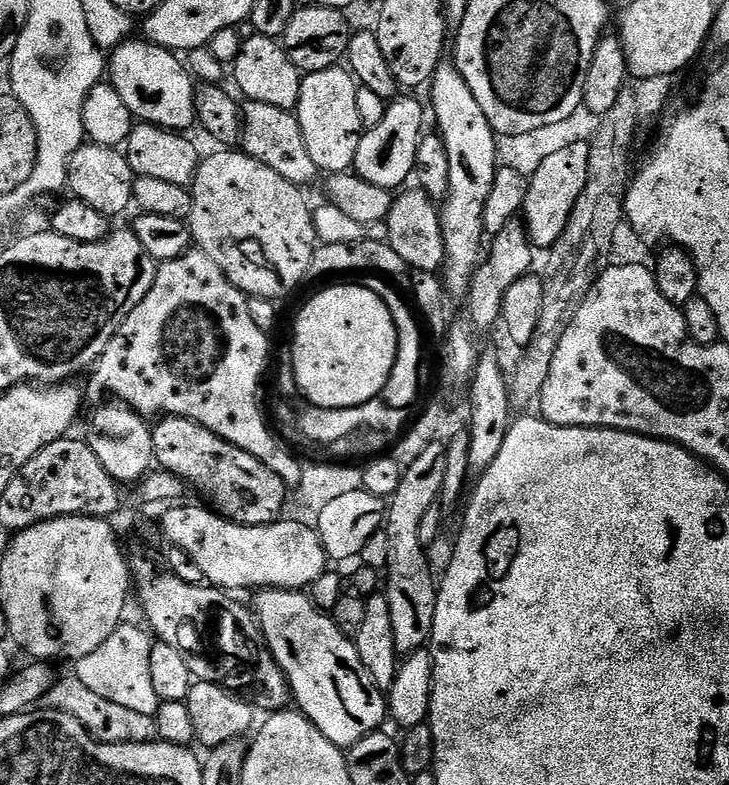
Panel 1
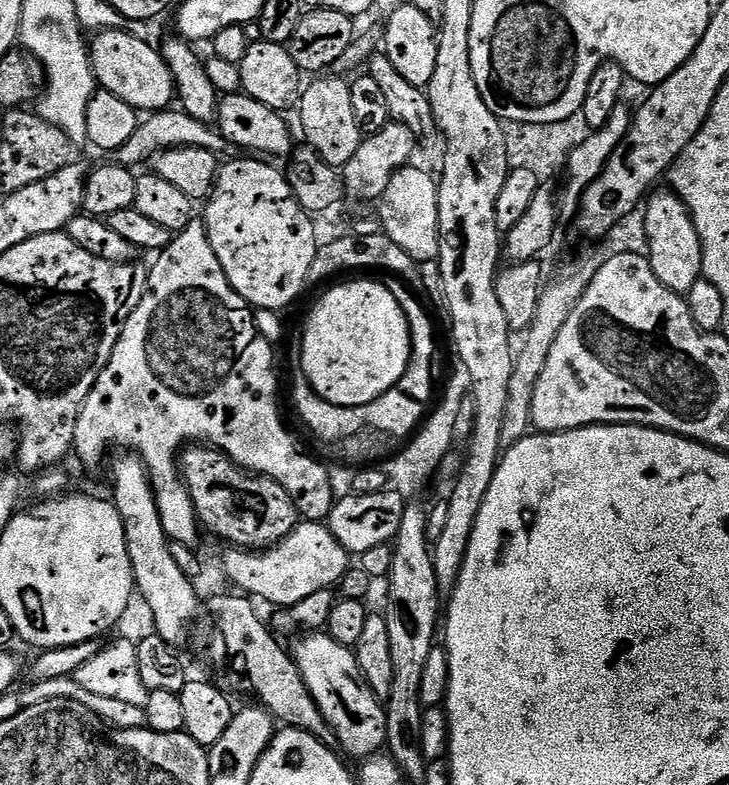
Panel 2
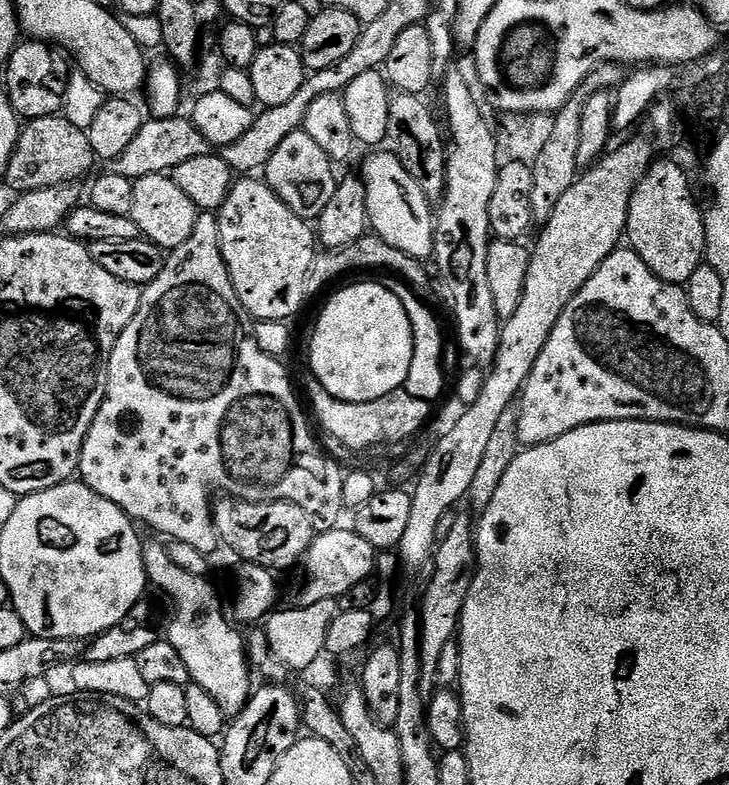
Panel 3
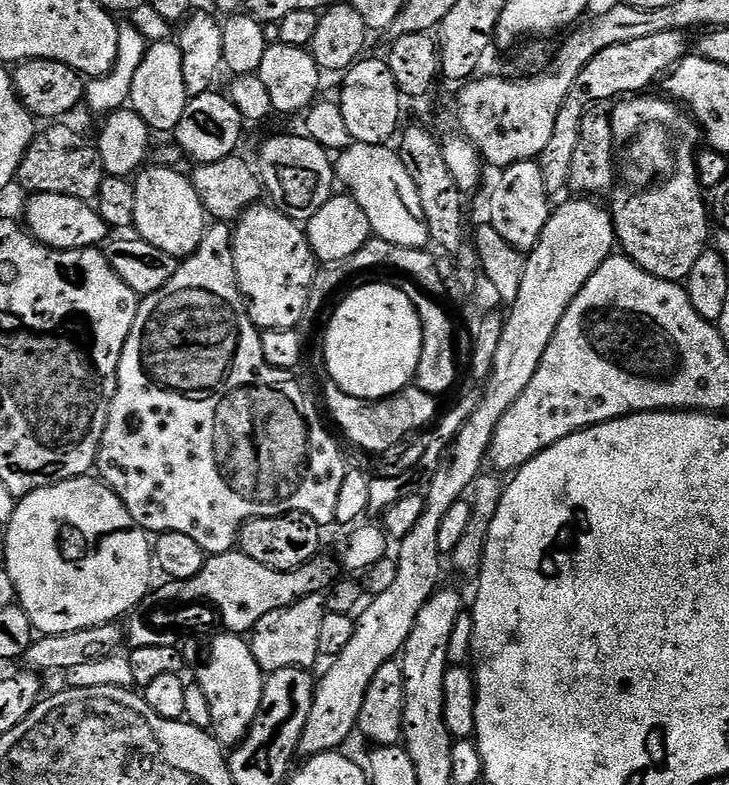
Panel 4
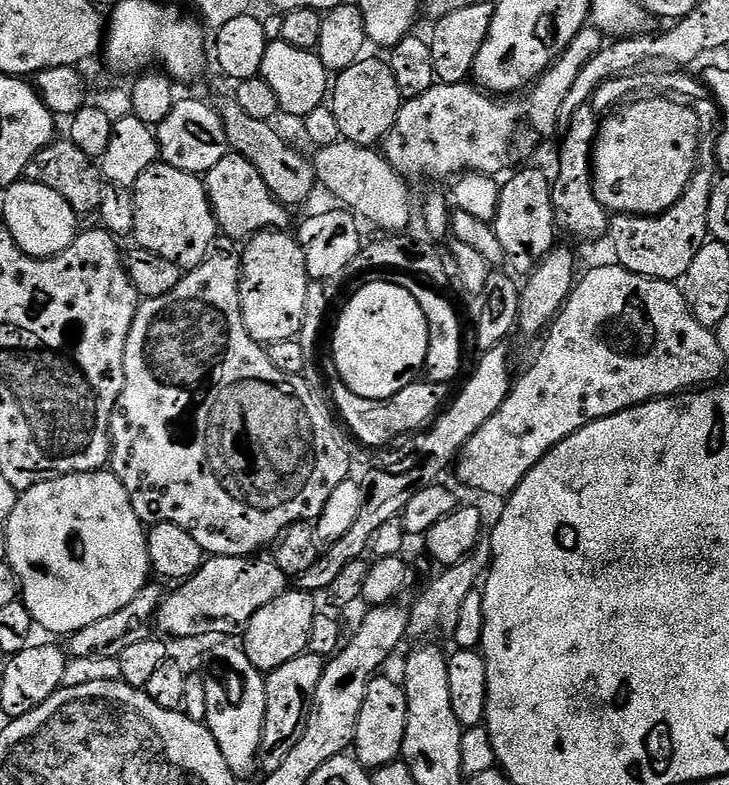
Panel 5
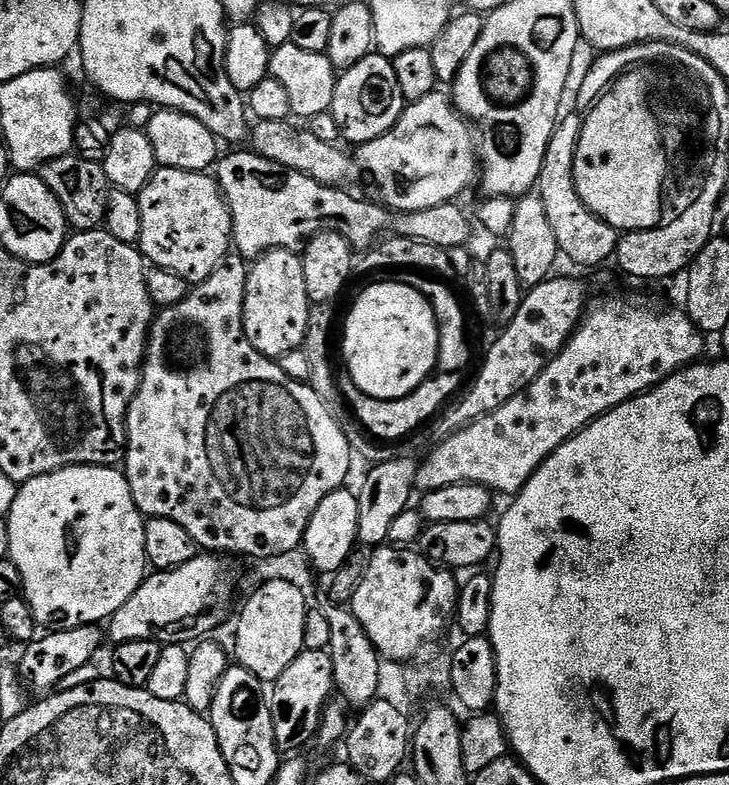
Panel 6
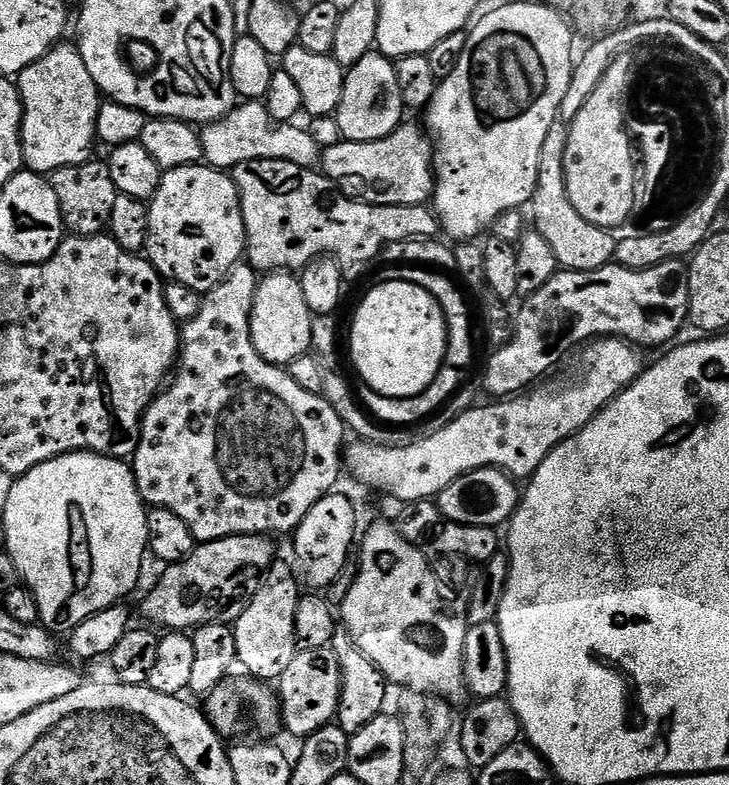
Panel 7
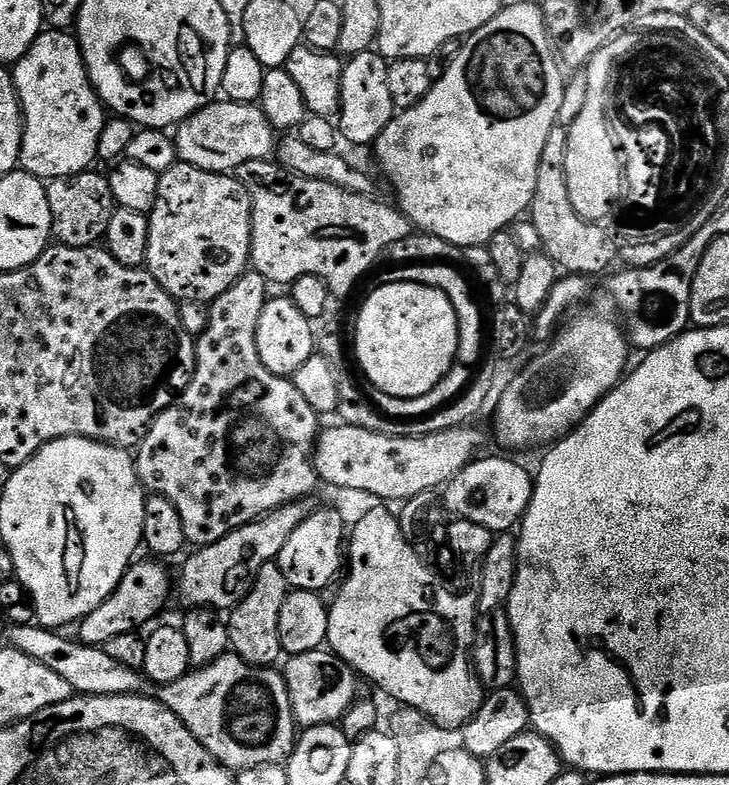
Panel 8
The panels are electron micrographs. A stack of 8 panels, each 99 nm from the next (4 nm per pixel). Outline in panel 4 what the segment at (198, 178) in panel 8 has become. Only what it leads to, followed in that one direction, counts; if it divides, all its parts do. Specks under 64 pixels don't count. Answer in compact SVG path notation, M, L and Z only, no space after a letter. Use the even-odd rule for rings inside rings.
M172 166L159 167L145 167L135 177L132 228L139 239L150 242L150 246L158 250L166 250L166 254L177 258L193 256L204 237L206 227L204 203L200 201L200 195L187 175L175 172L177 169Z

